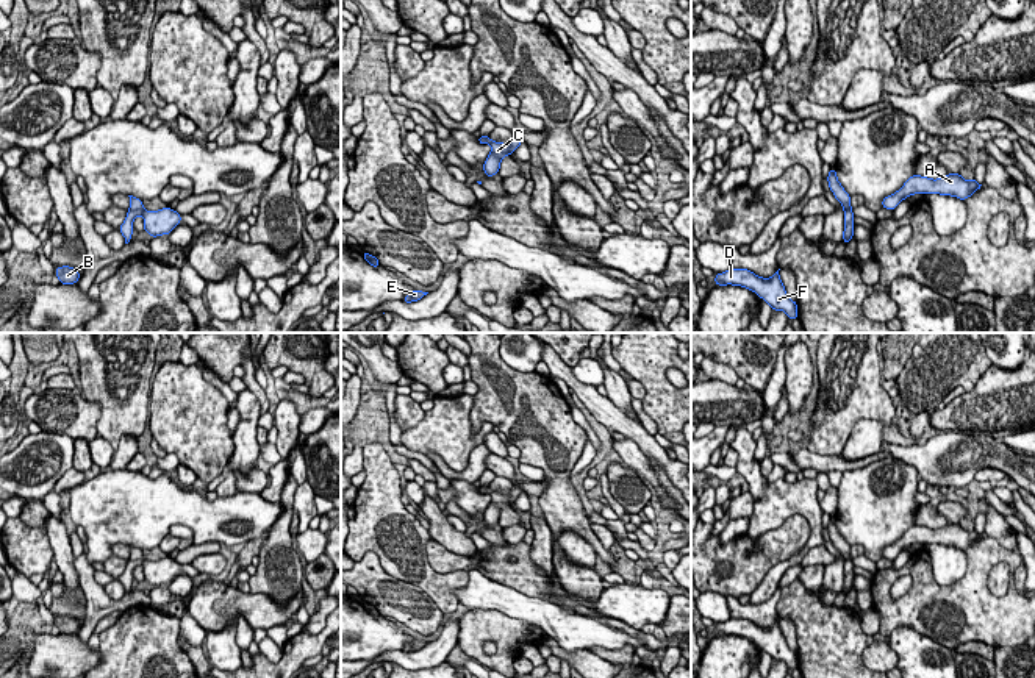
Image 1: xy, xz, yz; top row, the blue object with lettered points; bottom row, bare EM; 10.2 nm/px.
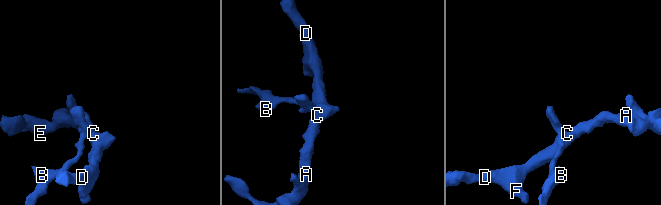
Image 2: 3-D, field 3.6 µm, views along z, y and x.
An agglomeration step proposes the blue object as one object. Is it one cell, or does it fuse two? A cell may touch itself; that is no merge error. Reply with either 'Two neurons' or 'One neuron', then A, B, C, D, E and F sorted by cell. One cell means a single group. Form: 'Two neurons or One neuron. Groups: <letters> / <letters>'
Two neurons. Groups: A C D E F / B

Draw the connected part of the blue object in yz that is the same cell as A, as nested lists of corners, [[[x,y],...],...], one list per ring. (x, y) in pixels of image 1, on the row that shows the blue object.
[[[915,173],[904,183],[904,186],[897,192],[882,200],[882,208],[893,211],[902,200],[905,200],[907,197],[913,194],[921,194],[921,195],[940,194],[940,195],[952,195],[960,200],[966,200],[977,189],[980,189],[980,186],[982,184],[979,184],[976,178],[971,181],[966,181],[960,173],[957,175],[949,173],[944,178],[938,178],[938,180],[919,177]]]

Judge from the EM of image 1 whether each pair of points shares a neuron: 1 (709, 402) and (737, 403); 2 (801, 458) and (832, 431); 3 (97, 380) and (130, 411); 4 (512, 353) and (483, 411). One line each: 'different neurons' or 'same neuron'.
1: same neuron
2: different neurons
3: same neuron
4: different neurons

